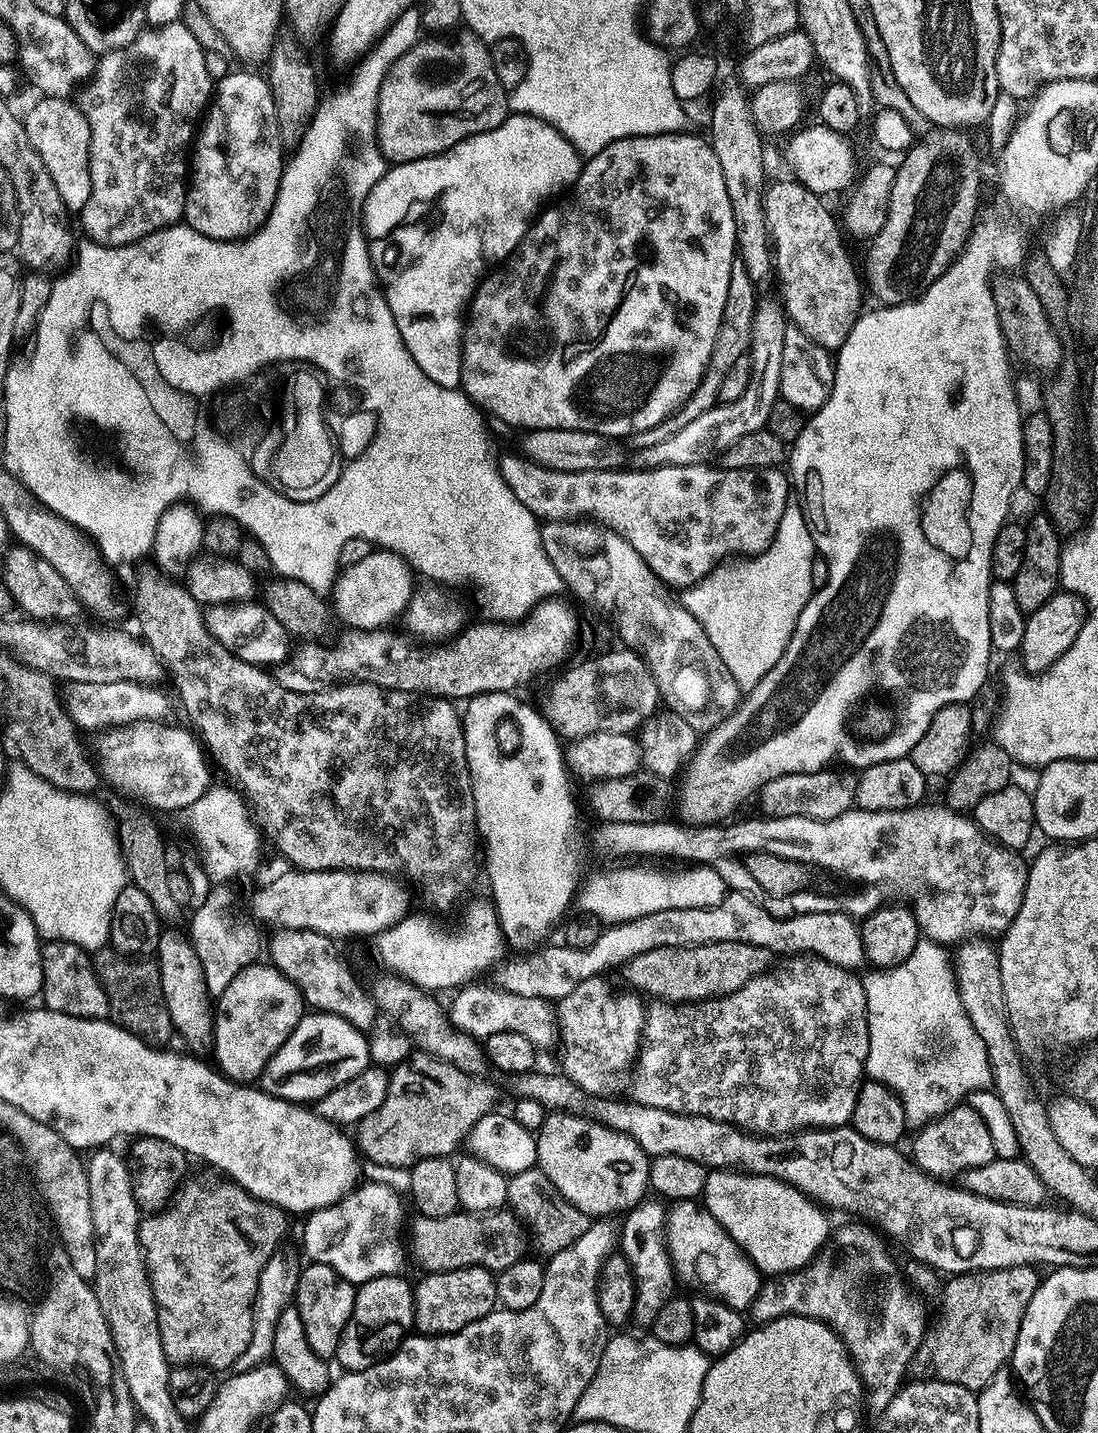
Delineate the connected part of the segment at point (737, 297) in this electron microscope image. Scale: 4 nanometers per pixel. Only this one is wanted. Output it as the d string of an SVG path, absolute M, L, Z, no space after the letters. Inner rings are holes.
M737 258L732 262L730 290L726 298L726 310L722 314L722 326L718 332L716 345L712 351L708 368L704 372L702 382L687 403L681 406L676 413L666 417L662 422L658 422L658 426L654 426L650 430L642 430L638 434L631 436L632 444L641 444L640 448L644 450L656 447L658 442L666 442L666 438L670 438L670 434L678 434L678 430L682 430L682 426L686 426L686 422L694 422L694 418L699 418L700 415L706 414L706 410L710 410L718 403L722 378L726 378L726 373L730 371L730 366L734 366L734 362L738 362L738 358L742 358L751 349L752 323L754 322L757 303L757 284L751 280L742 260Z

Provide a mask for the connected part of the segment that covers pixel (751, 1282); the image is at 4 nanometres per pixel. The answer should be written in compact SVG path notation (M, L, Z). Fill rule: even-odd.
M681 1200L668 1208L666 1239L672 1270L679 1279L681 1276L686 1283L697 1284L700 1287L697 1289L715 1296L731 1308L751 1309L754 1298L760 1292L761 1273L753 1267L730 1234L726 1234L726 1230L722 1230L722 1226L718 1226L716 1219L704 1211L699 1203Z

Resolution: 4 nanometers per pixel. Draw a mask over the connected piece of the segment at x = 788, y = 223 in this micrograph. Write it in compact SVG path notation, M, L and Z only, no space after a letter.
M791 178L771 184L763 189L765 226L768 227L770 248L774 253L774 270L778 275L778 282L780 278L784 294L782 303L787 319L823 348L839 350L848 341L850 330L854 330L854 322L862 315L861 277L860 280L856 277L856 272L848 261L848 252L840 238L840 228L836 225L831 210L824 205L827 203L821 197L815 196L809 188Z

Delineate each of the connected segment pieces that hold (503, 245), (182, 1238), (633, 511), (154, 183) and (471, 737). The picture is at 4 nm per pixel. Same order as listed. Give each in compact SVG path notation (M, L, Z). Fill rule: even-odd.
M509 114L494 130L474 134L470 138L458 142L452 148L447 148L445 152L439 152L437 156L427 156L405 164L393 163L382 179L372 187L364 203L362 217L364 235L370 241L372 266L376 269L376 279L379 280L380 287L384 290L384 297L390 306L390 314L394 314L398 334L402 334L402 342L406 346L406 350L410 350L410 358L414 358L414 362L418 362L418 370L422 370L422 374L426 374L426 378L430 378L430 382L438 382L438 386L446 386L447 388L460 388L466 309L471 305L473 296L476 295L476 287L480 285L489 269L507 260L515 252L516 247L524 241L524 235L532 227L545 205L549 203L548 195L552 191L563 193L575 185L580 176L581 167L580 153L553 124L548 123L547 120L540 120L536 116Z
M185 1179L180 1189L172 1197L168 1207L145 1215L140 1222L140 1245L144 1251L144 1261L148 1267L148 1277L154 1290L156 1299L156 1309L158 1310L158 1330L162 1334L162 1350L166 1354L169 1365L177 1364L204 1364L207 1368L221 1370L220 1368L231 1369L238 1362L238 1358L246 1351L246 1346L250 1346L250 1334L254 1330L254 1318L252 1317L252 1303L258 1290L258 1278L270 1262L270 1258L275 1252L281 1251L284 1235L288 1232L289 1213L283 1208L274 1206L265 1200L254 1198L245 1188L229 1182L227 1179L220 1180L192 1180Z
M500 456L500 476L514 490L514 498L536 515L537 521L578 520L587 518L617 532L646 562L649 573L663 585L691 588L706 578L718 564L729 558L747 558L764 552L774 538L782 522L782 510L790 495L790 476L780 468L721 468L711 463L694 466L661 464L648 466L645 472L622 472L624 470L582 470L567 472L538 466L538 462L525 456Z
M183 22L153 27L141 31L129 48L120 48L116 52L103 53L96 61L96 71L92 78L83 85L79 93L78 106L84 111L86 122L90 122L90 198L86 198L86 206L78 214L78 220L84 223L84 236L107 248L117 248L138 242L144 236L154 234L158 230L178 224L184 218L184 203L188 197L186 177L190 172L190 149L198 132L198 121L205 115L214 95L214 82L210 74L206 74L206 58L204 47L190 34Z
M486 692L482 696L471 697L467 704L468 709L463 709L462 712L466 762L472 779L472 793L476 807L476 830L483 847L484 844L488 847L488 876L492 879L490 899L496 905L496 917L500 920L501 933L505 937L513 936L518 943L524 944L539 934L540 928L536 924L552 924L555 920L560 919L563 921L569 915L568 907L572 908L577 899L578 885L581 883L582 877L580 878L580 856L576 853L576 800L572 797L571 786L568 785L570 773L564 762L561 737L549 724L543 711L535 712L526 701L519 700L512 692Z

